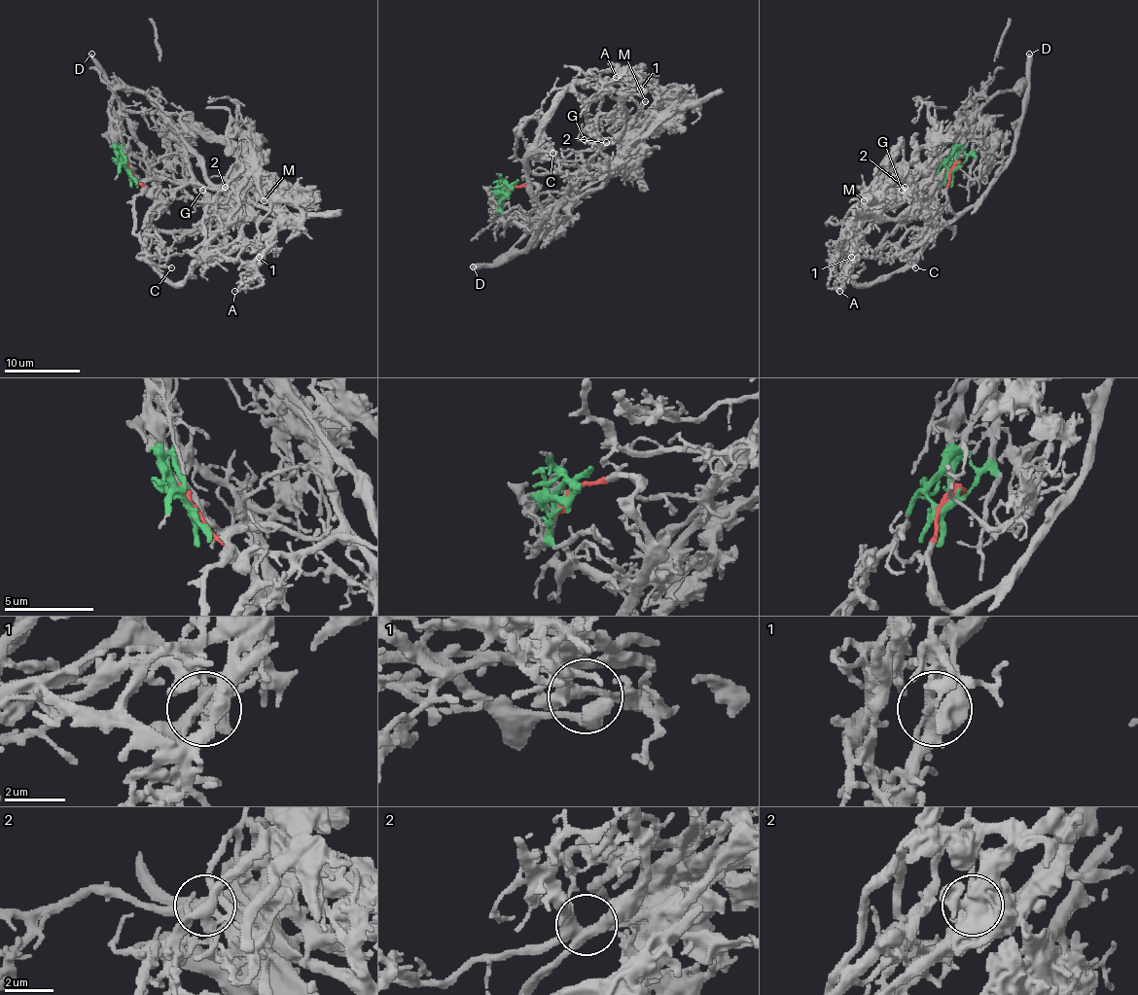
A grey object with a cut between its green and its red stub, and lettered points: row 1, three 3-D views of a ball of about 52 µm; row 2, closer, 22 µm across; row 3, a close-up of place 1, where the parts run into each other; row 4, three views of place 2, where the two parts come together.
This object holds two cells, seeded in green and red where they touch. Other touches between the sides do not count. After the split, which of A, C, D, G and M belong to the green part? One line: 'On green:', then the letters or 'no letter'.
On green: A, G, M

